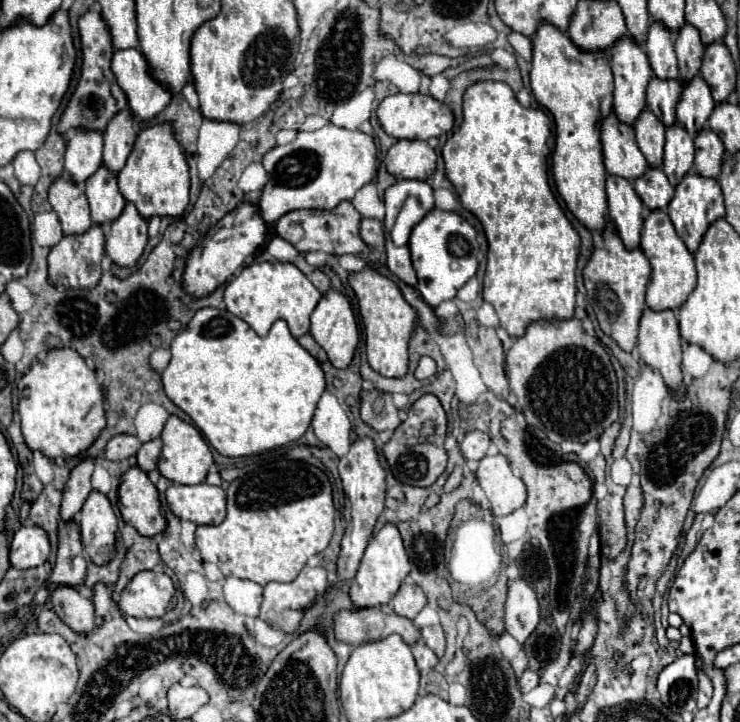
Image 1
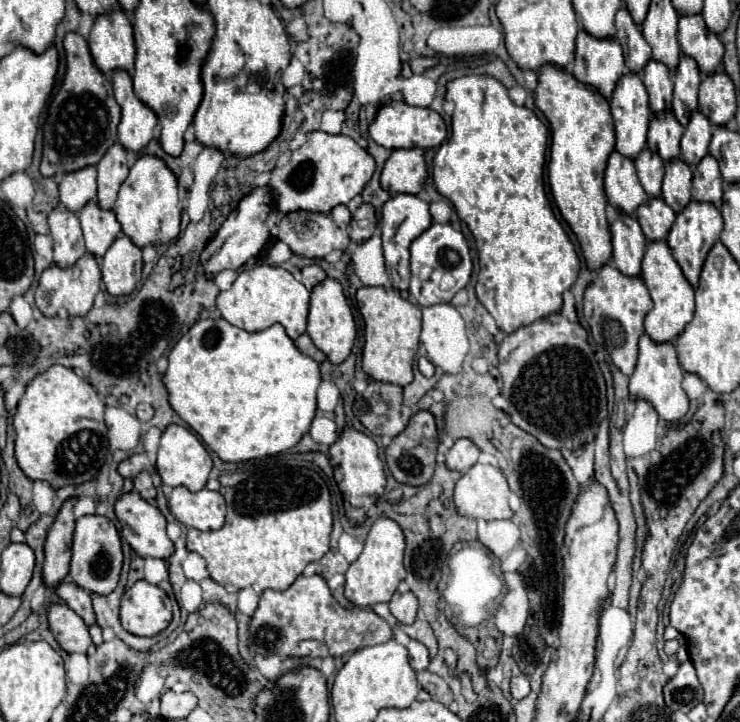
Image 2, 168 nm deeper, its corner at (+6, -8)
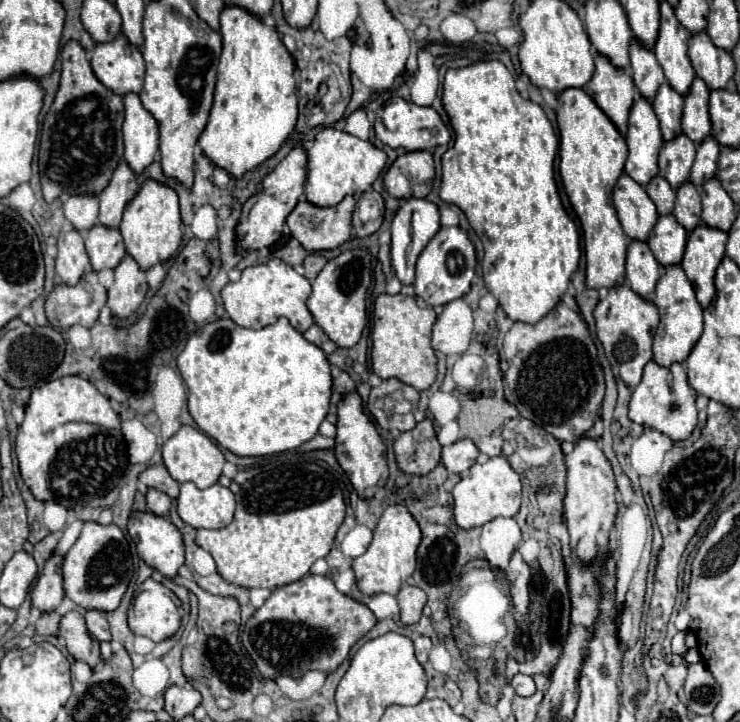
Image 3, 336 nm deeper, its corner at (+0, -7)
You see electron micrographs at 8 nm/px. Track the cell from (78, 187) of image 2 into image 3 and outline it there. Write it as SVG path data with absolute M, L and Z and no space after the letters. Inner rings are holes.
M98 194L70 196L64 204L64 216L80 232L92 228L98 222Z

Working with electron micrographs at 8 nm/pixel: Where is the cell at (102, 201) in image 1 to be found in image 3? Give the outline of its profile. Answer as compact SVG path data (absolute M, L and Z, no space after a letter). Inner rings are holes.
M94 224L94 228L84 234L84 238L86 252L96 272L104 268L116 268L126 254L126 246L118 228L102 228L102 224Z

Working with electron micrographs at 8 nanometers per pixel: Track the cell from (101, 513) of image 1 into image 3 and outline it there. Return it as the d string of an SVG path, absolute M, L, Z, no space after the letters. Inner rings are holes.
M86 522L80 536L78 536L78 540L76 540L76 544L66 554L62 572L64 572L66 596L72 598L80 608L84 608L84 610L102 610L102 612L118 608L118 604L122 600L122 594L126 592L128 582L132 578L132 558L130 558L130 548L128 548L126 536L122 534L122 530L116 524L104 526L104 524Z

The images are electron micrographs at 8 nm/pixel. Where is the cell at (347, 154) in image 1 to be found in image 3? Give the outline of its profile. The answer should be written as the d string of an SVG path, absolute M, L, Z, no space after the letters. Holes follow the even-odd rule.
M322 128L312 142L312 148L306 150L306 156L308 178L304 186L304 196L310 204L322 208L340 204L344 196L360 196L372 186L372 182L386 166L386 154L380 148L336 128Z

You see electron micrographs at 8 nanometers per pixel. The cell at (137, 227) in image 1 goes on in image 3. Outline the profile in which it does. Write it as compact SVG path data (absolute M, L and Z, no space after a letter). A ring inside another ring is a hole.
M126 254L114 268L114 274L114 284L108 290L108 306L114 316L128 318L146 296L146 272L138 268L138 262L130 254Z

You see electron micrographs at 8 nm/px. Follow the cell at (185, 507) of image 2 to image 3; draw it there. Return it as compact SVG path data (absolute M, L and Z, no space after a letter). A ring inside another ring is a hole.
M184 482L176 502L180 518L194 528L224 528L234 518L234 494L220 484L200 490L194 482Z

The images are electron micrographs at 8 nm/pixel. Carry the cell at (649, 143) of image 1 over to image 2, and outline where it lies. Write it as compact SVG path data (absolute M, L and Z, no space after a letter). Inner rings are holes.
M644 149L640 157L634 161L634 167L644 191L650 197L660 197L662 179L664 179L664 161L650 149Z

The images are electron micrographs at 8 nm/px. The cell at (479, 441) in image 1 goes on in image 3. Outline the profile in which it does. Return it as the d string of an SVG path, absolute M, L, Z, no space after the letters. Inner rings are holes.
M464 438L442 448L442 464L448 468L448 472L464 474L476 462L478 454L480 450L476 448L476 444L470 438Z

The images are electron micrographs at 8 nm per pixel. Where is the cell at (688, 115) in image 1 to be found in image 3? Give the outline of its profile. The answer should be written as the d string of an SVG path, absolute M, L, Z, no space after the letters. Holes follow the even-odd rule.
M706 136L698 148L696 148L696 160L690 172L690 182L700 186L702 182L706 182L708 178L712 178L716 174L716 162L718 162L718 142L714 140L714 136Z

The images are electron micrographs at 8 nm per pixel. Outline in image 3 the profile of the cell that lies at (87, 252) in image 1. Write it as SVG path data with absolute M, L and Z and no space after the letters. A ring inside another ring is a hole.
M90 270L74 286L54 286L46 298L46 316L54 328L68 328L72 324L90 328L98 320L98 312L104 304L106 288L98 282L98 274Z

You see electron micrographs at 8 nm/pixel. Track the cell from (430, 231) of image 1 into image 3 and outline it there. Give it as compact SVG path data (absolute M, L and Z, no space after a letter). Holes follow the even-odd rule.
M458 226L440 228L438 234L422 250L416 262L416 282L414 282L416 296L420 296L430 306L448 304L470 292L470 280L474 272L476 272L476 254L466 232Z

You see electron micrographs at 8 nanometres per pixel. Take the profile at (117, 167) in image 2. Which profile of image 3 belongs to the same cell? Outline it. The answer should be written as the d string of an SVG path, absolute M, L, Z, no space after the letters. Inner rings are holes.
M122 160L110 178L110 184L100 192L100 224L118 228L122 220L124 206L138 192L138 182L134 170Z

